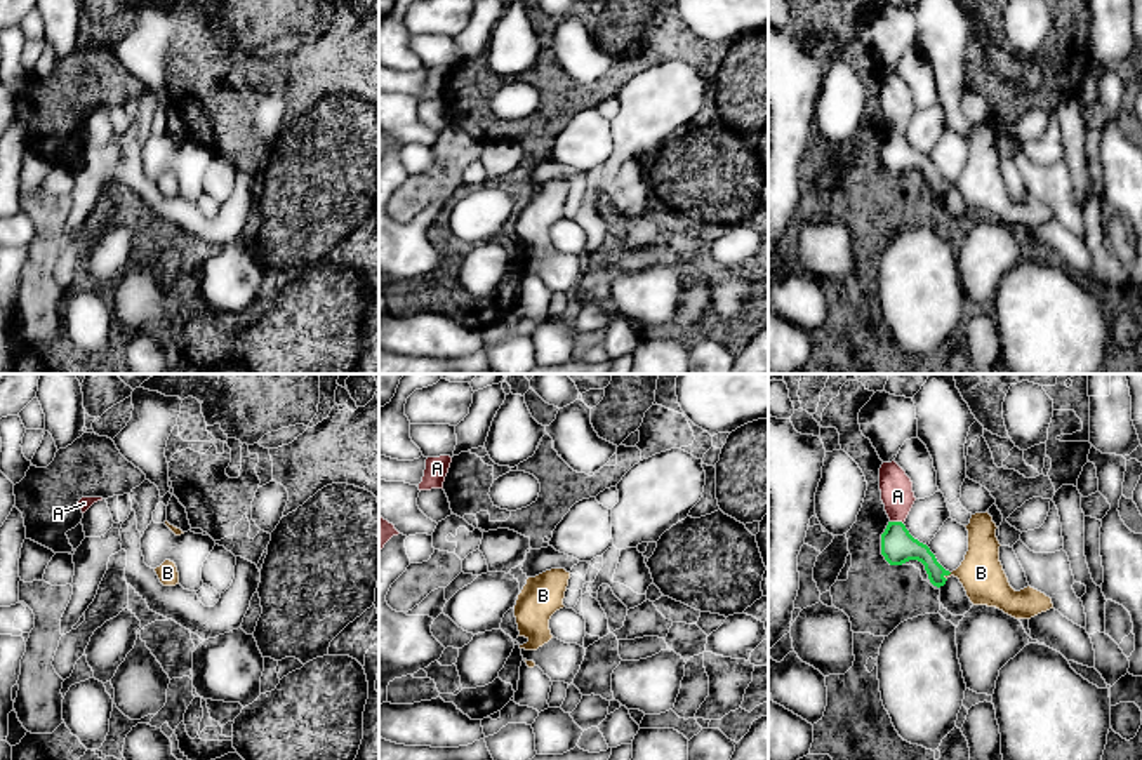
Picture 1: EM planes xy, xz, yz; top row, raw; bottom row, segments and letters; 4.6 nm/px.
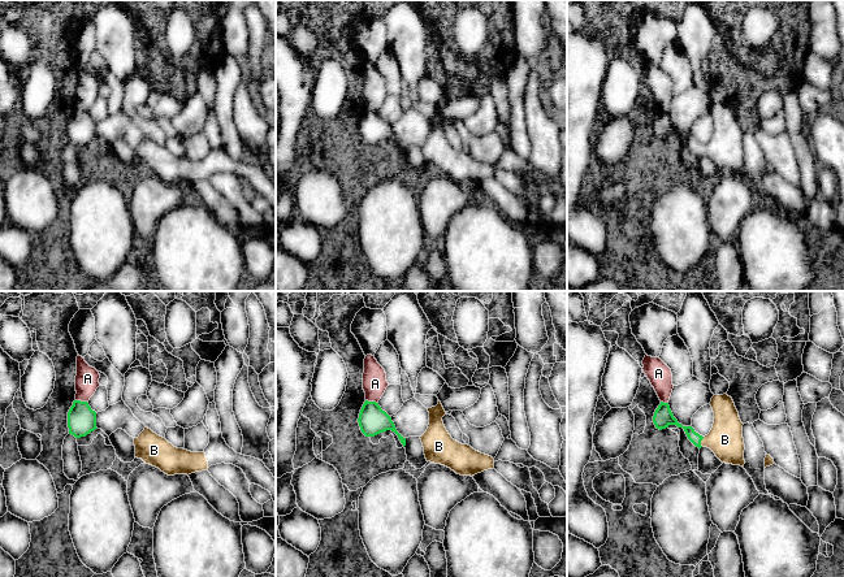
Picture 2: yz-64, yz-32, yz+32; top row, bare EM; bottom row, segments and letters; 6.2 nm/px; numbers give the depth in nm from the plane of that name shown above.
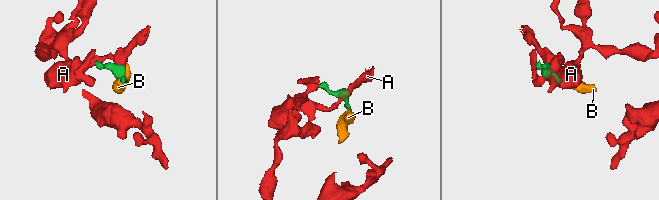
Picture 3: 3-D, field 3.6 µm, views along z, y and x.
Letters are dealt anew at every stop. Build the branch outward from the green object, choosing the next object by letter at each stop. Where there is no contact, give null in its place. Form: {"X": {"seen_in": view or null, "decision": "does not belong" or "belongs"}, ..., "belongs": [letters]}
{"A": {"seen_in": "yz", "decision": "does not belong"}, "B": {"seen_in": "yz", "decision": "belongs"}, "belongs": ["B"]}

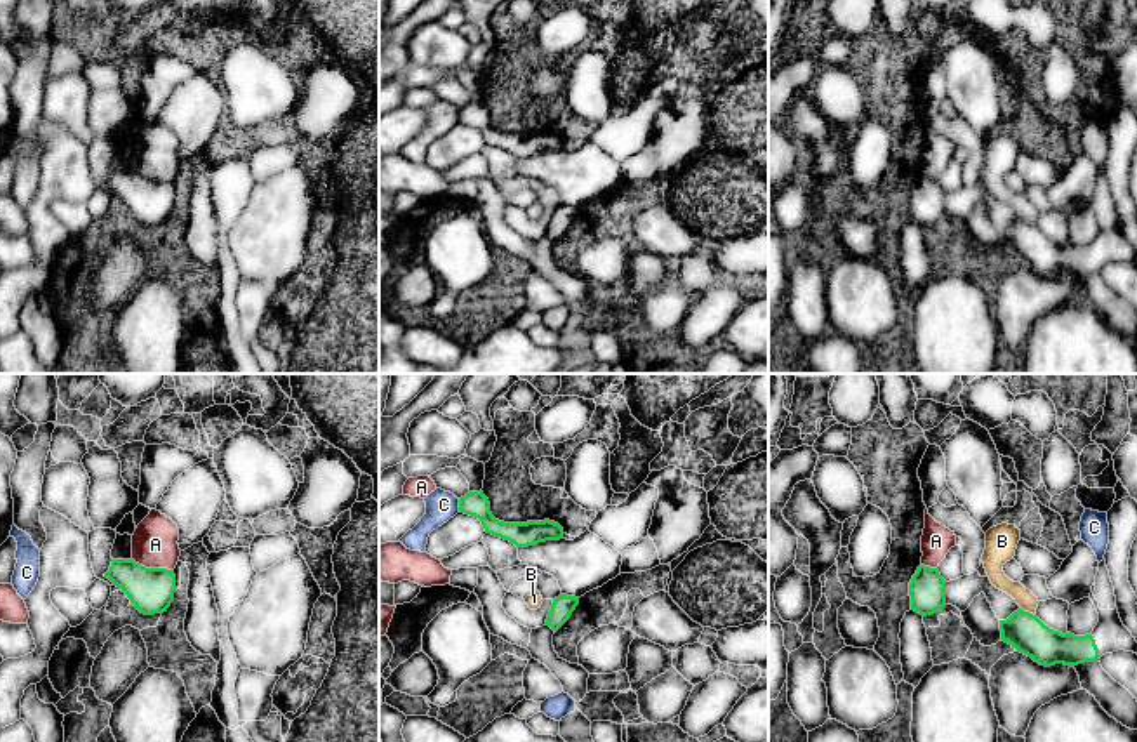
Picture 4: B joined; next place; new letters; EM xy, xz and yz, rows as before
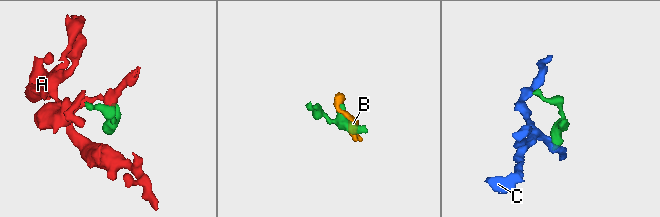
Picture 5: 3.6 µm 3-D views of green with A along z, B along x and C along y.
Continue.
{"A": {"seen_in": "xy", "decision": "does not belong"}, "B": {"seen_in": "yz", "decision": "does not belong"}, "C": {"seen_in": "xz", "decision": "does not belong"}, "belongs": []}

